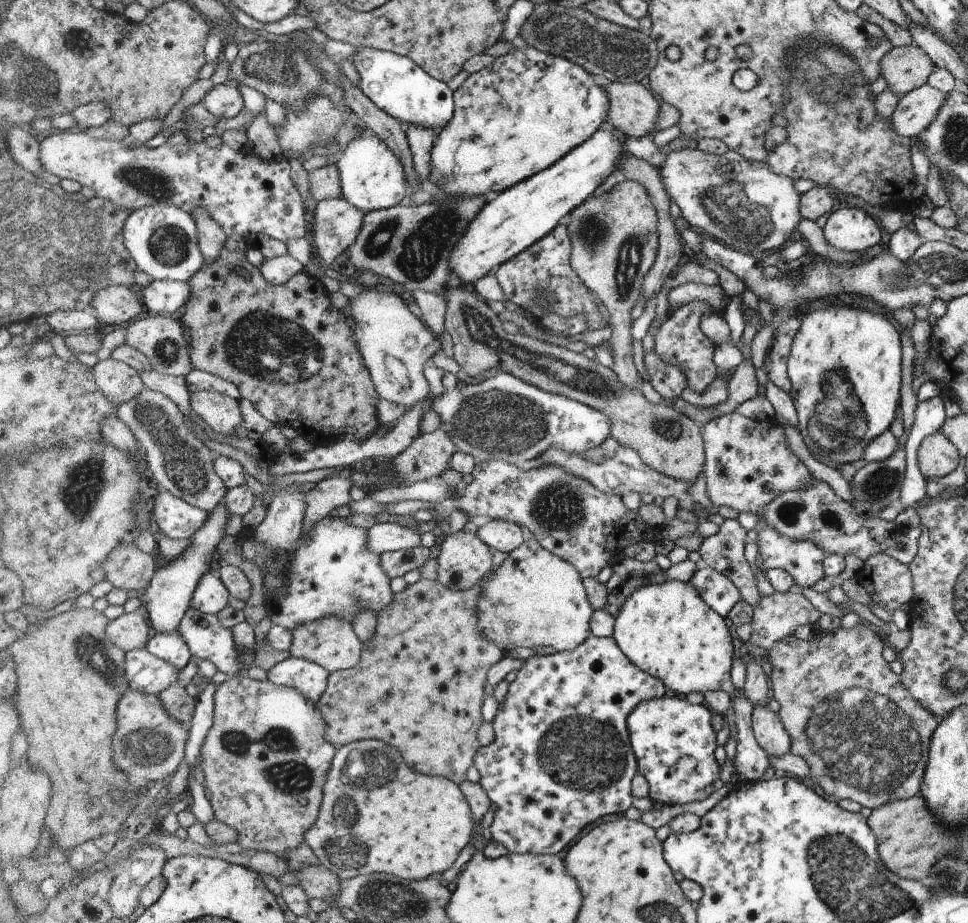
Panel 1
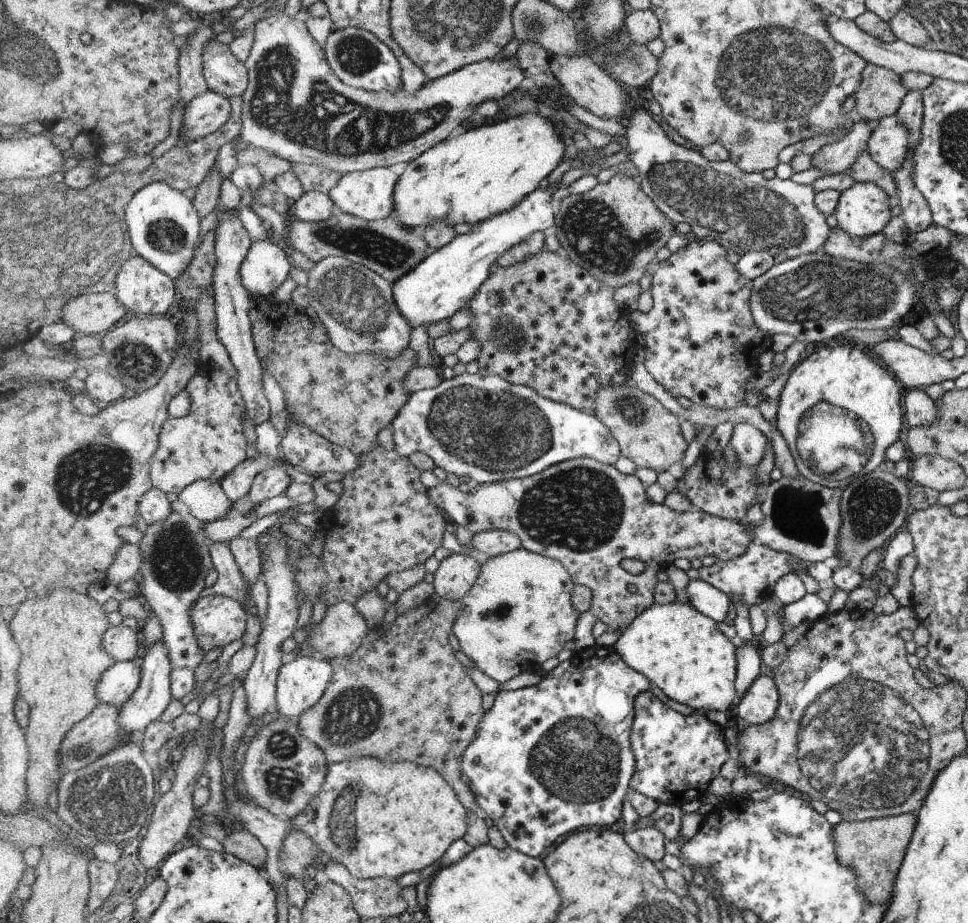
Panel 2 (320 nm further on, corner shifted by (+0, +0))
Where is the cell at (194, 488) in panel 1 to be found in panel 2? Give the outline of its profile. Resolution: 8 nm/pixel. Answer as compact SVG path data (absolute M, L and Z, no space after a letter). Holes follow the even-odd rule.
M199 480L181 492L180 496L191 512L206 522L223 519L237 509L221 487L221 482L213 480Z

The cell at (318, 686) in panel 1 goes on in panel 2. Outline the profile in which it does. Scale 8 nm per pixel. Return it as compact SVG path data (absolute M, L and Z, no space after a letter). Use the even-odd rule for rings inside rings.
M316 654L297 657L292 662L284 663L277 676L276 704L277 710L284 718L291 716L301 716L311 706L314 706L323 694L327 692L328 685L331 684L334 676L334 667L328 664L326 658Z

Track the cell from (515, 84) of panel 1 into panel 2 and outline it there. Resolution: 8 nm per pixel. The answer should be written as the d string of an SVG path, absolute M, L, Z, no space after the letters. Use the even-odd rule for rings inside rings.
M526 113L468 130L463 127L408 163L395 186L394 210L407 230L421 231L426 225L433 223L474 226L518 206L524 197L544 184L547 176L562 162L564 156L566 144L558 128L546 116L536 113Z

